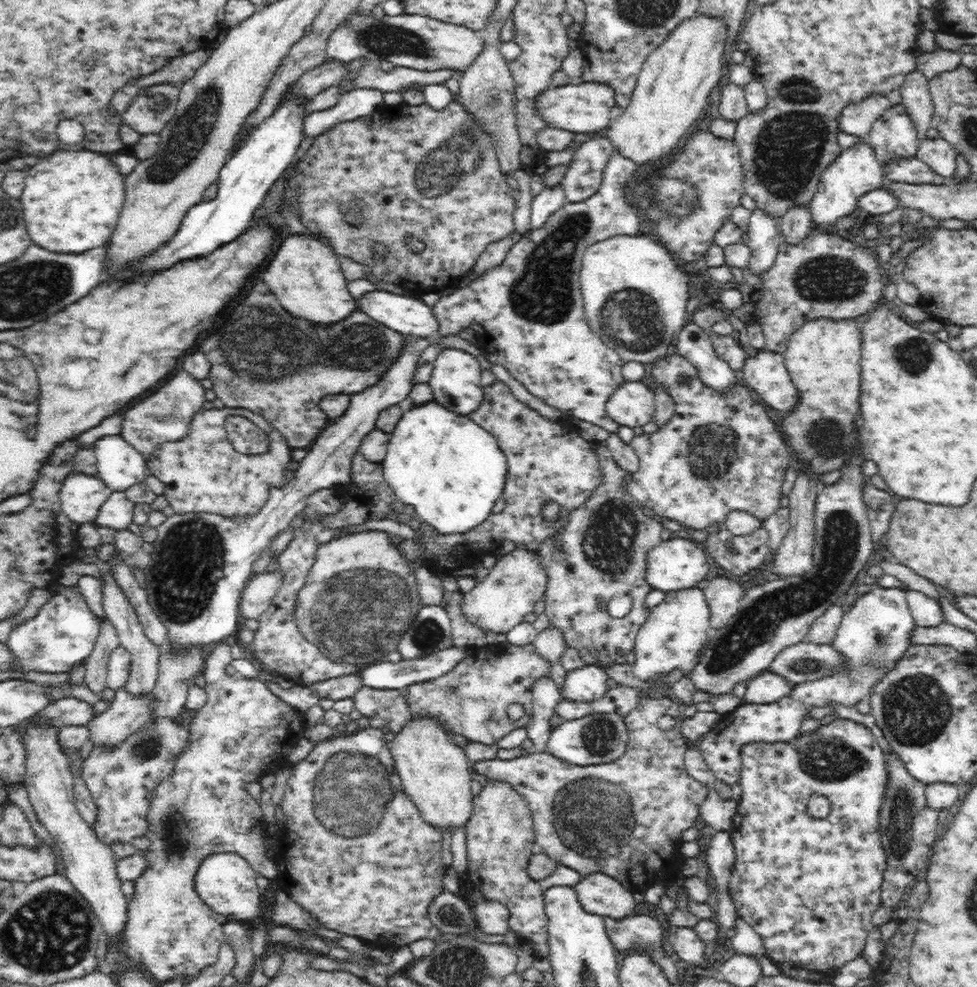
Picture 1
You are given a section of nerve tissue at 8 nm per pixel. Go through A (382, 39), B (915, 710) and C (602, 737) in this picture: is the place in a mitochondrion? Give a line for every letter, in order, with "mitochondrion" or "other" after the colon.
A: mitochondrion
B: mitochondrion
C: mitochondrion

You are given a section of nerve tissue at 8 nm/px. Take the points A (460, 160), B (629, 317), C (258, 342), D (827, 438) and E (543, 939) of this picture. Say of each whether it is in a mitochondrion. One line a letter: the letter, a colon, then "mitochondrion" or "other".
A: mitochondrion
B: mitochondrion
C: mitochondrion
D: mitochondrion
E: other

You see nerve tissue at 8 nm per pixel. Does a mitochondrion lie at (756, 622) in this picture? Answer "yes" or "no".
yes

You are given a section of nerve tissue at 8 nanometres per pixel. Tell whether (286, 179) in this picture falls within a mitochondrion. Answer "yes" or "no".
no

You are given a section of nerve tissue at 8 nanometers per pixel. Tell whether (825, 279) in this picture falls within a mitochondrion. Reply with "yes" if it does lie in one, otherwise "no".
yes

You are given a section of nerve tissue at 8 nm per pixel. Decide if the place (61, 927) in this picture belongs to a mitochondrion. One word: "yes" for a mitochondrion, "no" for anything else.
yes

